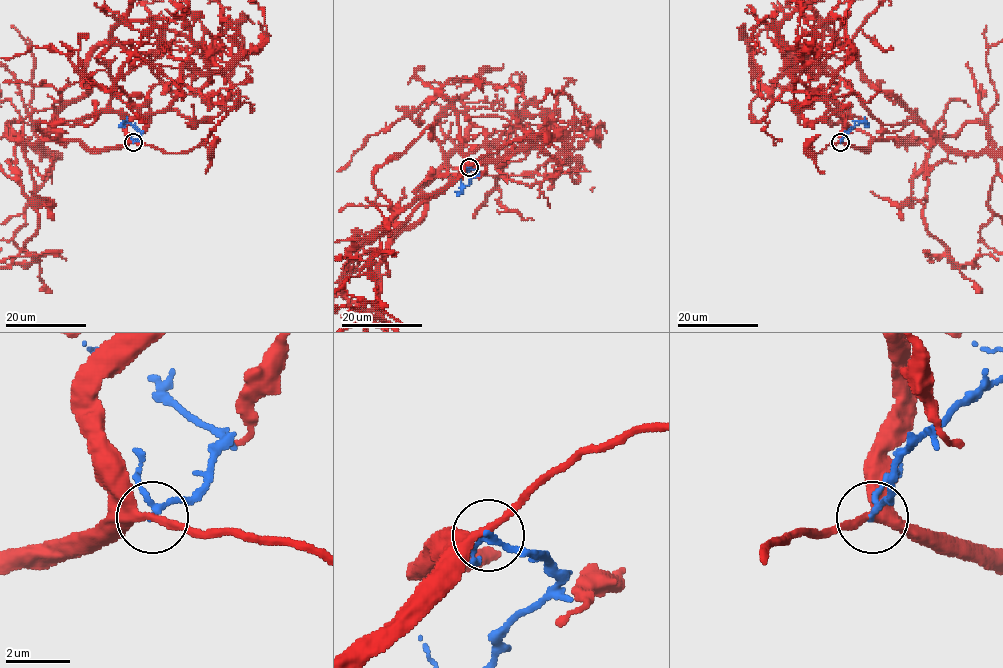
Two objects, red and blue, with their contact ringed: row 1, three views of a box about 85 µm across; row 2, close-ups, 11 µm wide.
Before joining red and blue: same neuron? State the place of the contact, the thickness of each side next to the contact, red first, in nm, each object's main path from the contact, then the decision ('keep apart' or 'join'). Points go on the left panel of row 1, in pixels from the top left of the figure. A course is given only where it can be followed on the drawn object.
(133, 142) | 360/160 nm | red via (133, 142), (25, 140), (108, 106), (98, 55), (115, 39), (174, 91), (238, 91), (204, 140) | blue via (133, 142), (141, 132), (124, 120) | keep apart

